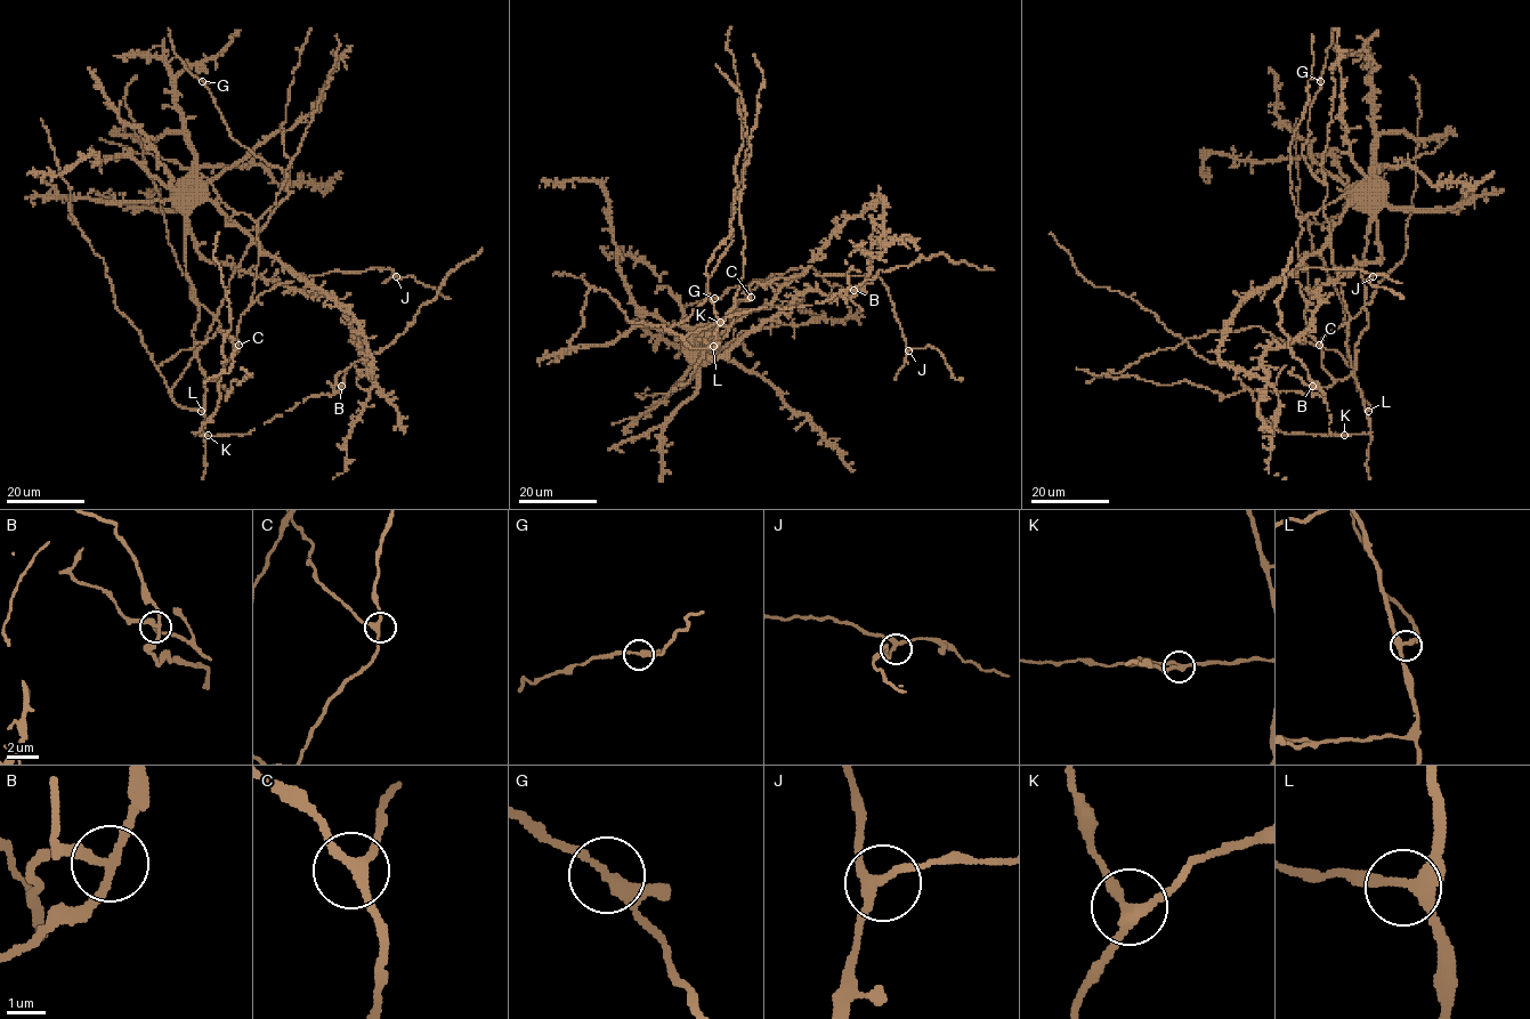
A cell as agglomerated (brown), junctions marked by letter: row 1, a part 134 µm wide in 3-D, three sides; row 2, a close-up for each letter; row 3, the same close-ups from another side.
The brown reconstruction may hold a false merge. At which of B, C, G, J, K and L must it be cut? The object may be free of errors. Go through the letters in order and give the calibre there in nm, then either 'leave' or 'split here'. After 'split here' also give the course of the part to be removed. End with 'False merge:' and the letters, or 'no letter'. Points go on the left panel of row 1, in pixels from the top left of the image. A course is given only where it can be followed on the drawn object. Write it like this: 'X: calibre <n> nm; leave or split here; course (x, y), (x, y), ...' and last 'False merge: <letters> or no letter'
B: calibre 220 nm; split here; course (341, 387), (337, 385), (336, 375), (348, 366)
C: calibre 240 nm; leave
G: calibre 240 nm; leave
J: calibre 240 nm; leave
K: calibre 240 nm; leave
L: calibre 240 nm; leave
False merge: B

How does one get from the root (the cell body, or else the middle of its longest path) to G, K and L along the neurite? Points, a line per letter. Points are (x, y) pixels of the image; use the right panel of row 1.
G: (1368, 189), (1366, 302), (1351, 318), (1333, 265), (1327, 184), (1302, 155), (1321, 81)
K: (1368, 189), (1361, 268), (1368, 326), (1356, 347), (1354, 375), (1370, 429), (1344, 435)
L: (1368, 189), (1362, 207), (1370, 215), (1370, 232), (1361, 268), (1368, 326), (1356, 347), (1354, 372), (1368, 411)

